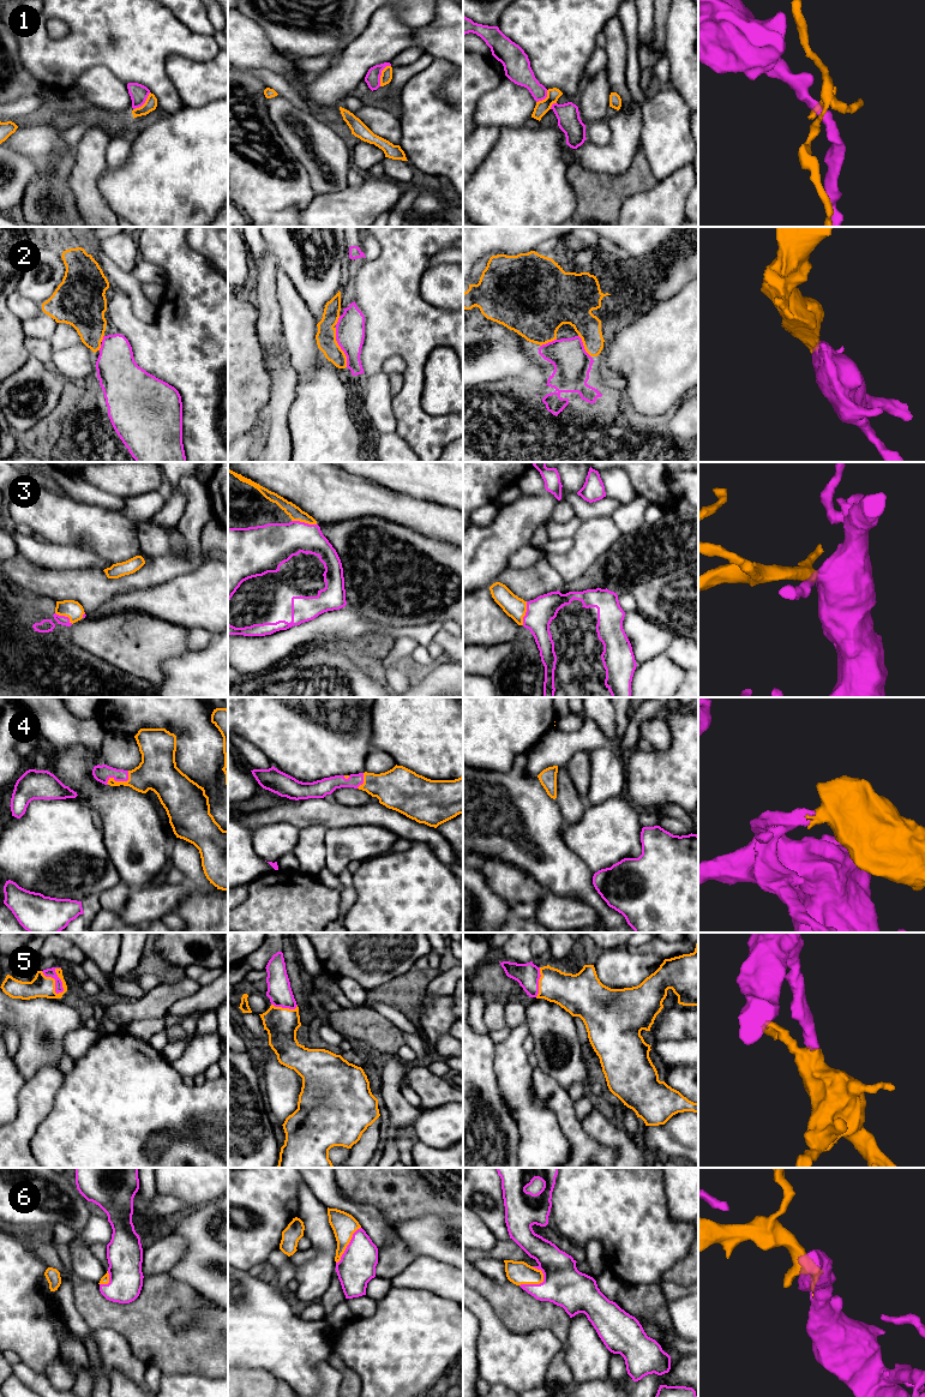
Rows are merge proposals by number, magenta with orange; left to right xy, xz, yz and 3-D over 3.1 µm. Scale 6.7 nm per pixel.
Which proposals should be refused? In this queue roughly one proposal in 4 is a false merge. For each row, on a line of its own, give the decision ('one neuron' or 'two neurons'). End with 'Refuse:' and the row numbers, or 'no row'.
1: two neurons
2: one neuron
3: one neuron
4: one neuron
5: one neuron
6: one neuron
Refuse: 1

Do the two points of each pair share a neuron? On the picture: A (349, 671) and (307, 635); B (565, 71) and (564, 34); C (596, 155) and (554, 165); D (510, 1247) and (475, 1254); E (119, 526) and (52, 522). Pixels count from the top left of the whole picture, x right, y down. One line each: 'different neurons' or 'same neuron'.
A: different neurons
B: same neuron
C: different neurons
D: same neuron
E: same neuron

